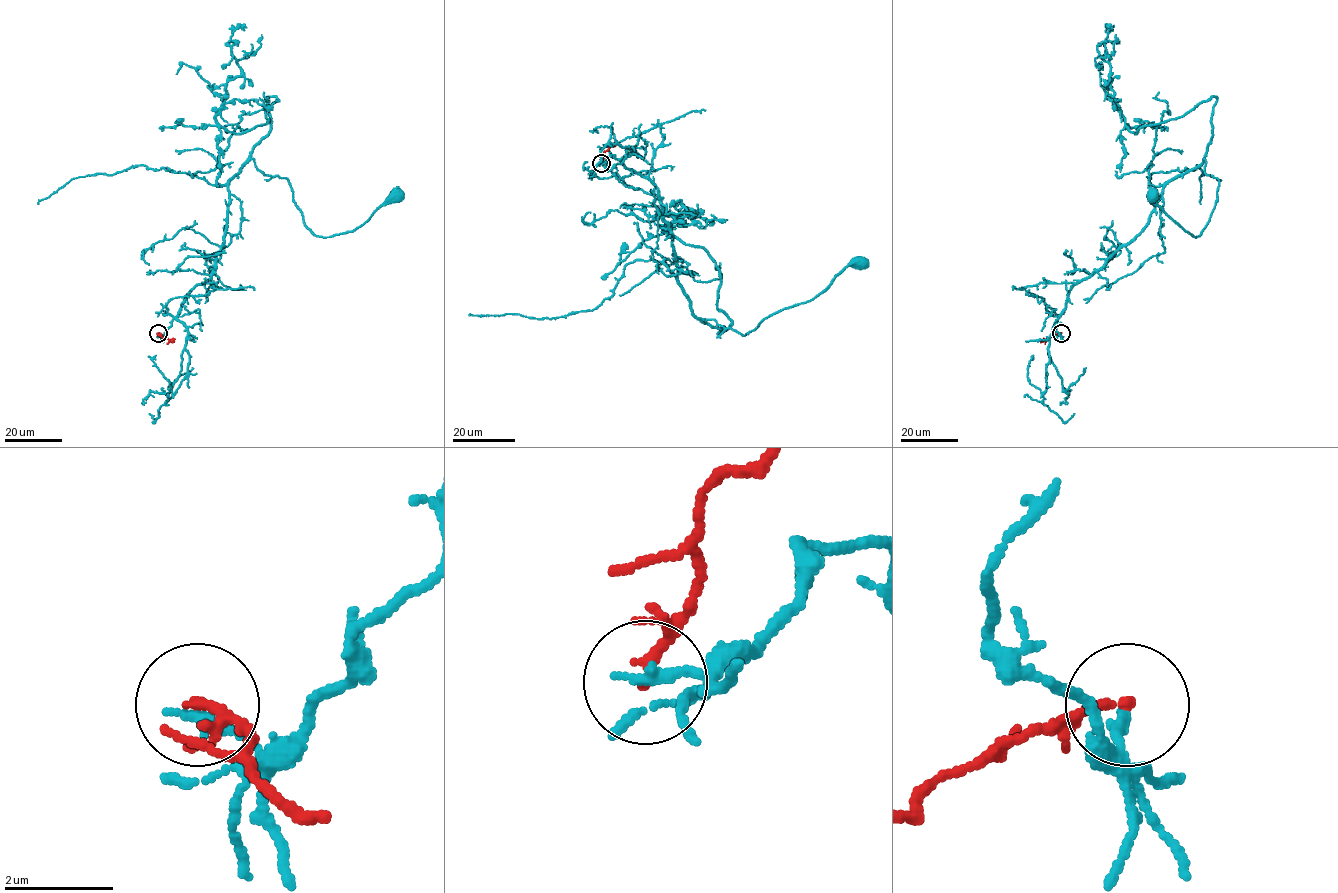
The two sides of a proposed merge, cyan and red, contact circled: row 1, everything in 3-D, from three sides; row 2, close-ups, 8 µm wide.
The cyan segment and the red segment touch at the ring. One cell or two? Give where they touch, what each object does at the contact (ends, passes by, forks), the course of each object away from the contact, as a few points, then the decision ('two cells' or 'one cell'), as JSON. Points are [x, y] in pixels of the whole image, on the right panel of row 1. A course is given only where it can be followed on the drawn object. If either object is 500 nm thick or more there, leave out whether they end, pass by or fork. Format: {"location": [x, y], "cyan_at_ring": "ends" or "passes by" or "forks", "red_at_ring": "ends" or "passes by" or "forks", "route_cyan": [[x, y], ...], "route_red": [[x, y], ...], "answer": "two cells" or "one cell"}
{"location": [1061, 333], "cyan_at_ring": "ends", "red_at_ring": "ends", "route_cyan": [[1061, 333], [1053, 326], [1067, 293], [1141, 231], [1167, 183], [1204, 159], [1218, 180], [1198, 236], [1151, 194]], "route_red": [[1061, 333], [1040, 342]], "answer": "two cells"}

